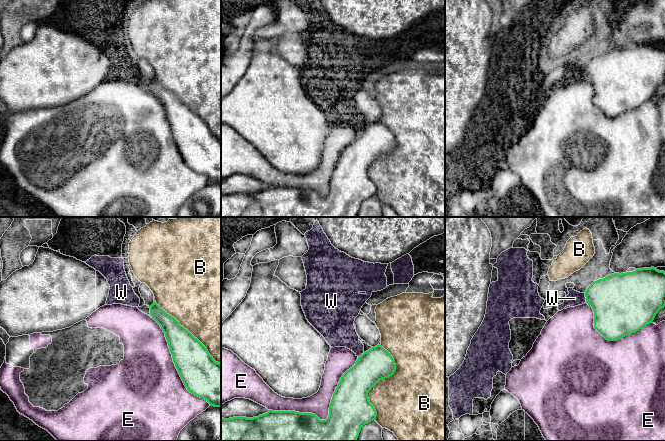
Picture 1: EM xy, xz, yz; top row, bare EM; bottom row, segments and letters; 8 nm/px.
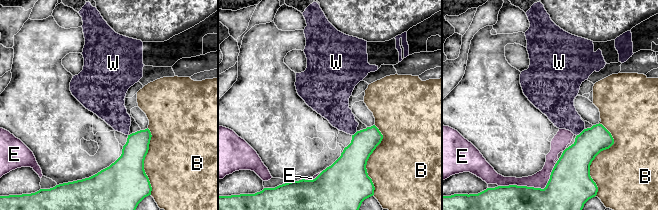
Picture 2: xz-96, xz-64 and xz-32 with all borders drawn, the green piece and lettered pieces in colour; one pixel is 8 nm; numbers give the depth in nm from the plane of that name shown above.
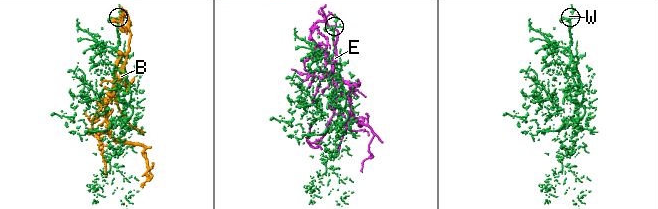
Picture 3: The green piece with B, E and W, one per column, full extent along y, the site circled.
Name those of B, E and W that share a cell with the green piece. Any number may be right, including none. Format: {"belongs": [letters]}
{"belongs": []}

